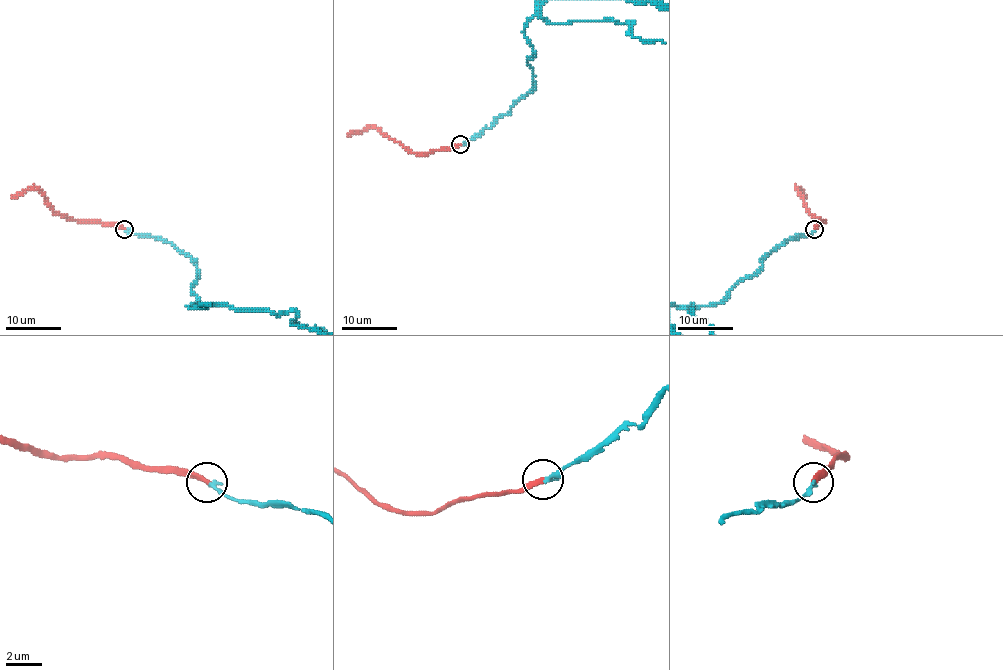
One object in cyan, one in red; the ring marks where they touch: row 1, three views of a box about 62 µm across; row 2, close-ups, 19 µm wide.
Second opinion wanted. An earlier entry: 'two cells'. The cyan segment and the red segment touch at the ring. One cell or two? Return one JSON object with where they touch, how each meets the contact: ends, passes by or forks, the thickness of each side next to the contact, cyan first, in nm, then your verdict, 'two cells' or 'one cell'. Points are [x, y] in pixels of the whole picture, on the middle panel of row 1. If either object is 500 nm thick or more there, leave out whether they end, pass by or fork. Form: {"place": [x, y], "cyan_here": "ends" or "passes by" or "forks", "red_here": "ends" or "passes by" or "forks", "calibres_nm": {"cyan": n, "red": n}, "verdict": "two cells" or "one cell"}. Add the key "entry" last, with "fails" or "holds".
{"place": [460, 144], "cyan_here": "ends", "red_here": "ends", "calibres_nm": {"cyan": 240, "red": 280}, "verdict": "one cell", "entry": "fails"}

